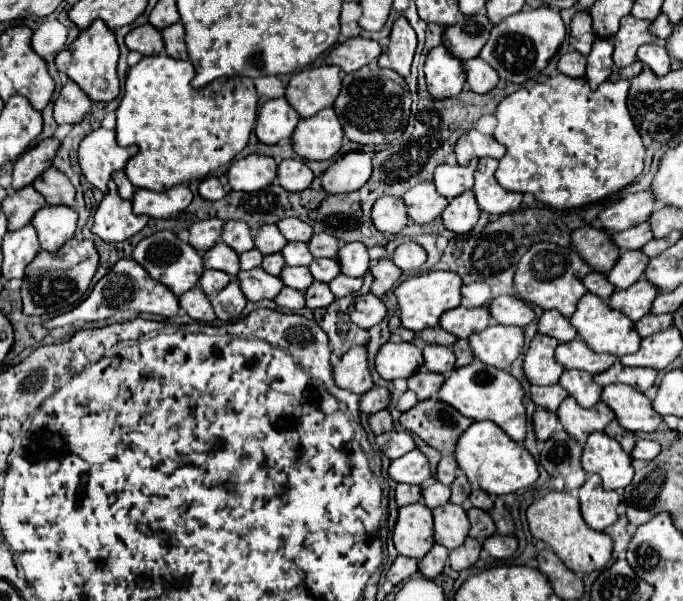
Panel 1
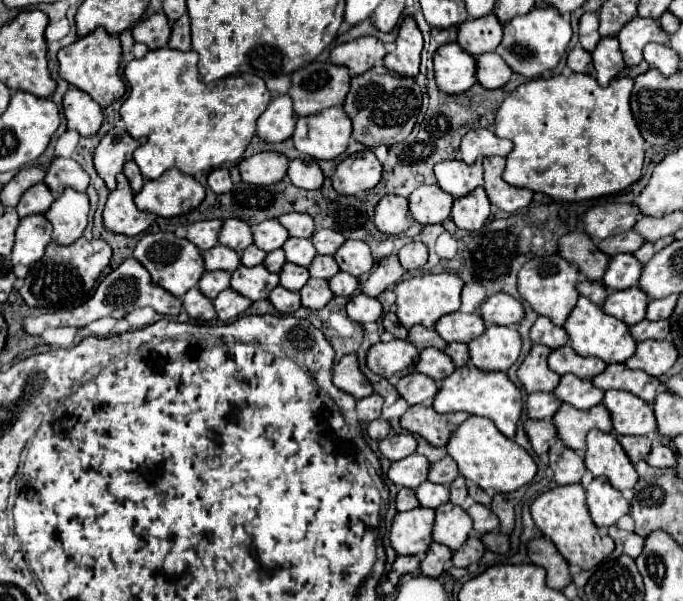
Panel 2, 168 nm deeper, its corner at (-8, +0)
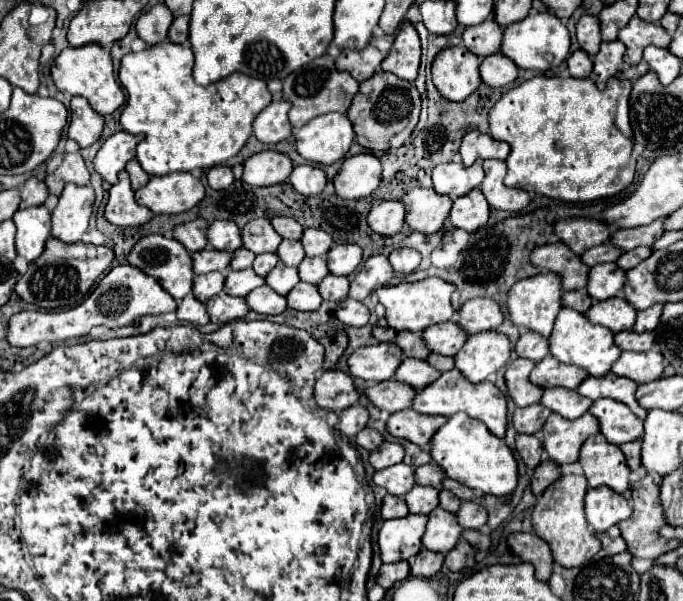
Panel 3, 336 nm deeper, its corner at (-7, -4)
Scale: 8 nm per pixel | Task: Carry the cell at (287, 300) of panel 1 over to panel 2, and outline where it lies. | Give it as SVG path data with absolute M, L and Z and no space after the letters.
M274 287L268 295L268 301L280 311L280 313L294 313L300 309L300 295L294 291L288 291L284 287Z

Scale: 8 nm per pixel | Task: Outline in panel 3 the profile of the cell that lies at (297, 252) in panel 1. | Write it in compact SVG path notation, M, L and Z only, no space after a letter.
M289 239L281 241L281 245L277 249L277 255L289 267L297 267L303 261L303 257L305 257L301 241L289 241Z

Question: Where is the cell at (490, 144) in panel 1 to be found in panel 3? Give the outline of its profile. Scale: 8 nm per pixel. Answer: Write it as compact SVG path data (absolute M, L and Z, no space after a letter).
M469 131L465 133L459 149L463 157L463 165L471 165L477 157L481 159L505 159L509 155L509 145L503 141L491 139L487 133Z

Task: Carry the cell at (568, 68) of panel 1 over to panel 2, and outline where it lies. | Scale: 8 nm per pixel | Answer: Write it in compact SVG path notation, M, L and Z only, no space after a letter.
M578 45L578 47L574 47L574 49L568 53L568 67L570 67L574 73L594 73L592 55Z

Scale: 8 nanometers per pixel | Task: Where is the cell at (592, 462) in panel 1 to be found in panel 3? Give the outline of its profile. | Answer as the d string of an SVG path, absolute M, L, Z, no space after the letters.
M601 433L589 437L583 443L579 463L581 457L589 487L607 485L615 493L625 493L629 489L629 469L623 451L617 445L607 443Z

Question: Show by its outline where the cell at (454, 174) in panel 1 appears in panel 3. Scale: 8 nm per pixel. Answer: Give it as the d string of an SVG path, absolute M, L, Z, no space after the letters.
M483 159L475 161L471 167L463 163L443 163L433 169L433 189L451 199L467 195L471 189L479 187L483 181Z

